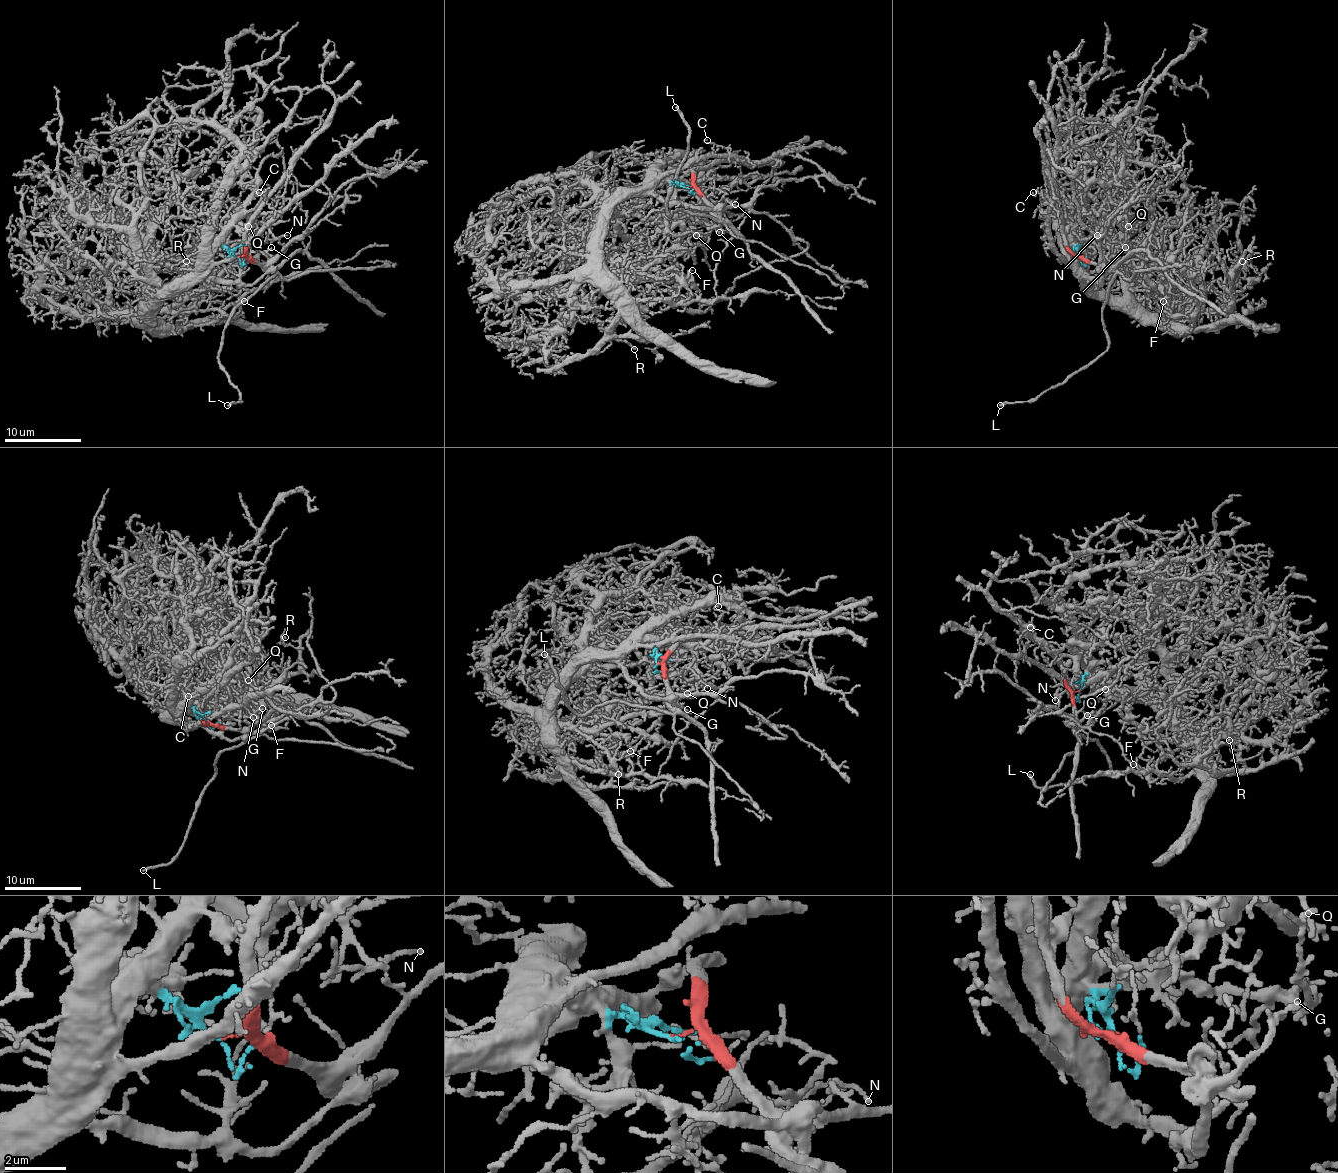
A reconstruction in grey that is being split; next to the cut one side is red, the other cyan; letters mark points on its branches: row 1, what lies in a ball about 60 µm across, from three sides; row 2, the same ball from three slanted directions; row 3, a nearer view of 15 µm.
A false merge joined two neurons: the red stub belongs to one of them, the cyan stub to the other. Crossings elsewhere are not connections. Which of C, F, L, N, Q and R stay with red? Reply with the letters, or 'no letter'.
C, L, N

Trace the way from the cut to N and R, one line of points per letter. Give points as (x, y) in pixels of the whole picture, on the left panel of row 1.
N: (238, 257), (246, 255), (259, 262), (271, 262), (282, 249), (278, 239), (288, 236)
R: (238, 257), (217, 245), (156, 304), (154, 318), (169, 329), (156, 316), (160, 293), (179, 274), (187, 260)

